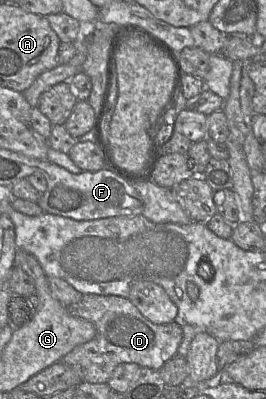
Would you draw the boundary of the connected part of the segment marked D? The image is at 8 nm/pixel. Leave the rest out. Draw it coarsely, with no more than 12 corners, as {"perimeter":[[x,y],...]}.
{"perimeter":[[83,294],[65,307],[96,335],[61,360],[83,382],[121,363],[159,371],[177,354],[179,323],[154,324],[128,298]]}

